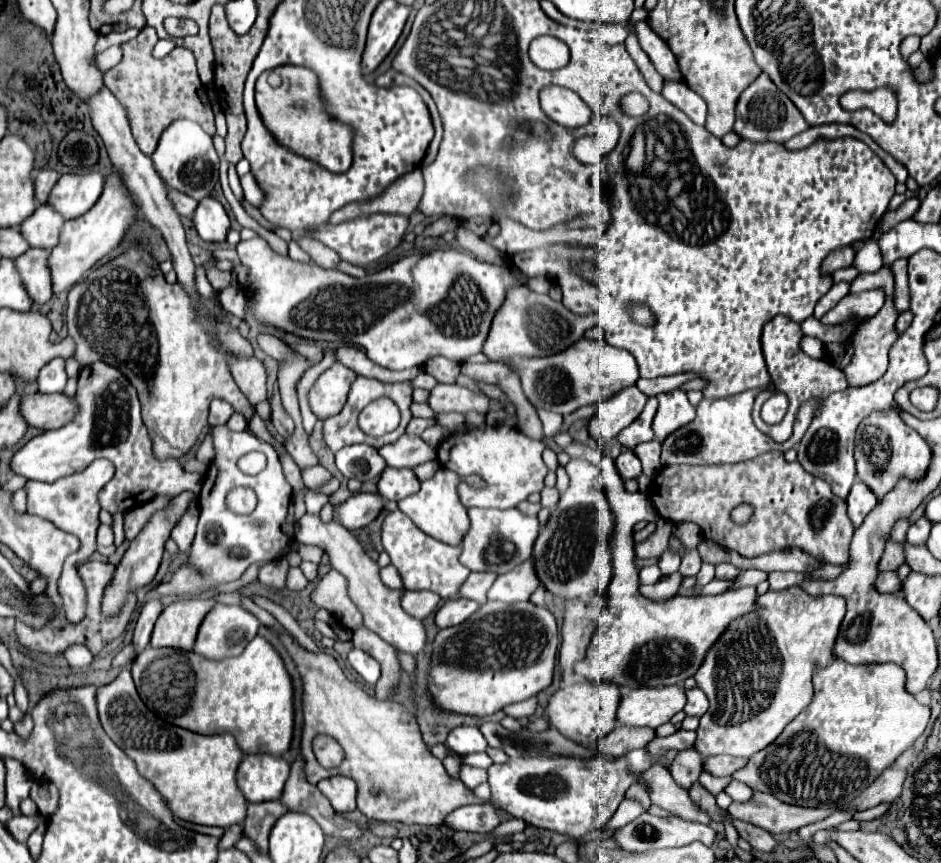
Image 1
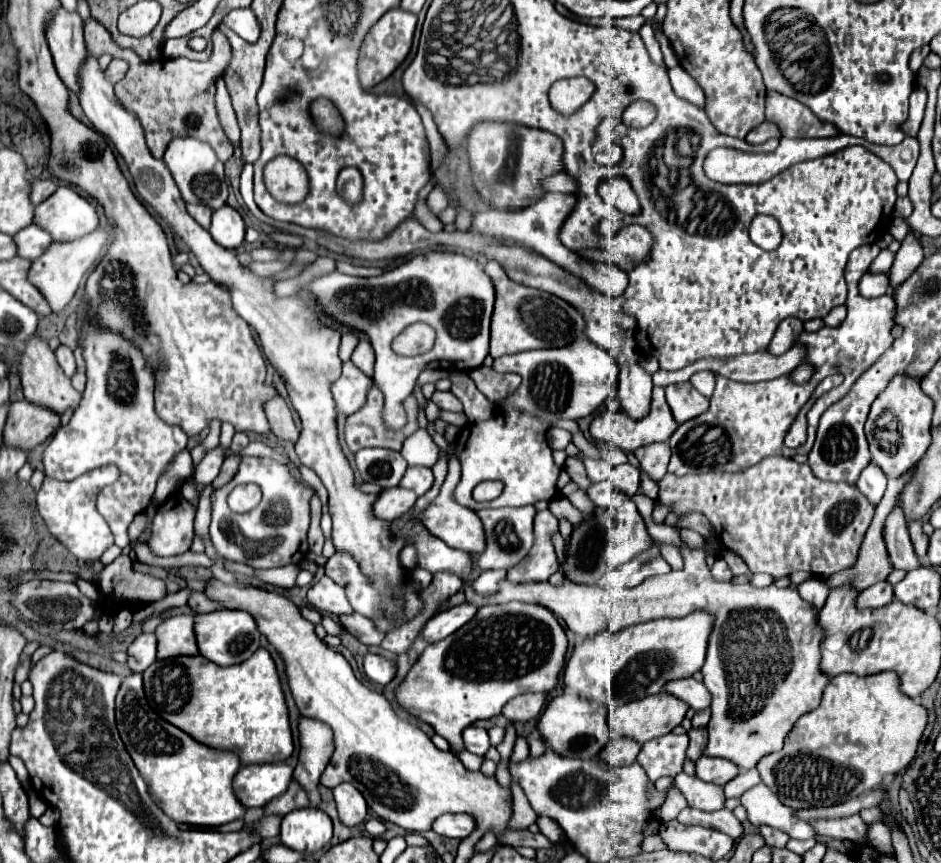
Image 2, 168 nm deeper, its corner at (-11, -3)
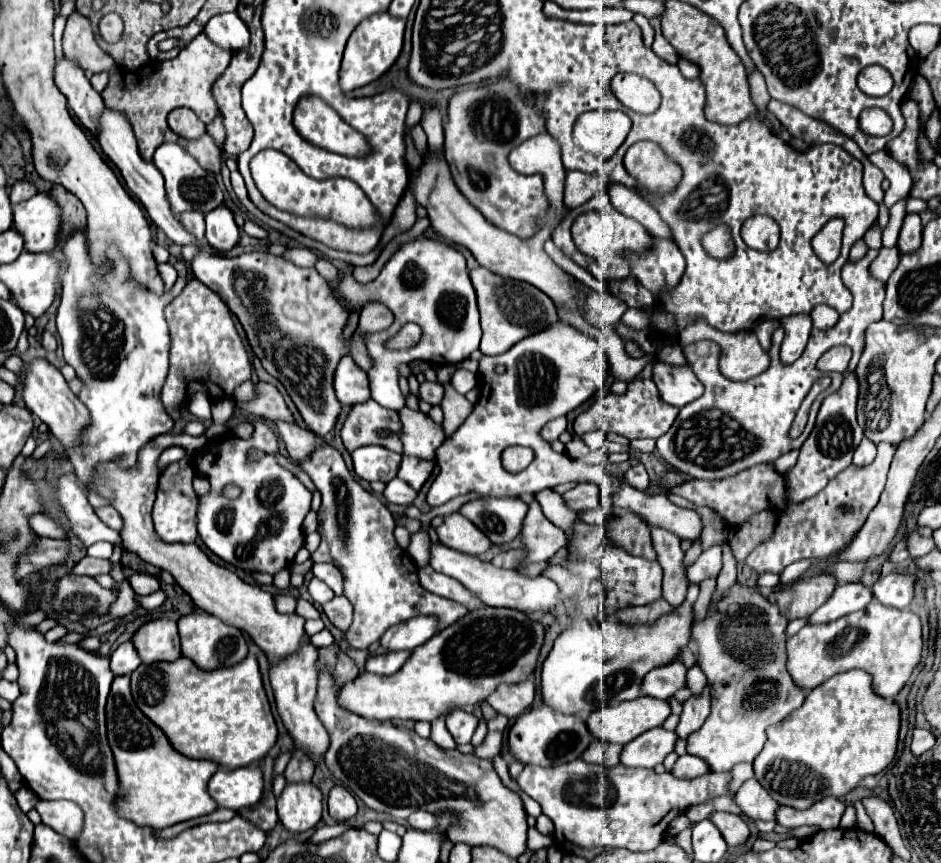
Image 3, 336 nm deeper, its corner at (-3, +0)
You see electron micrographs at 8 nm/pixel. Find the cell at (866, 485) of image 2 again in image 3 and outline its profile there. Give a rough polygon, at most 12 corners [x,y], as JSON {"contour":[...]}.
{"contour":[[862,438],[854,452],[854,464],[866,466],[876,456],[876,446]]}

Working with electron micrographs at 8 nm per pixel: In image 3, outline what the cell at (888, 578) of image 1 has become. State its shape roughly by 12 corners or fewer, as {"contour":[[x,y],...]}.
{"contour":[[858,582],[836,586],[808,618],[824,624],[858,612],[874,598]]}

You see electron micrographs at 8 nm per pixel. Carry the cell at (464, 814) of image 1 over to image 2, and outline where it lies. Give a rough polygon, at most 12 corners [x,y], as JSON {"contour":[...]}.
{"contour":[[442,815],[432,829],[444,837],[464,839],[476,829],[476,819]]}

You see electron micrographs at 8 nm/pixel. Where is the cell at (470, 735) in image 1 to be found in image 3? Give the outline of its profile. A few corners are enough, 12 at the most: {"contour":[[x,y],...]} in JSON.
{"contour":[[456,710],[446,716],[446,728],[456,744],[472,740],[478,718]]}

